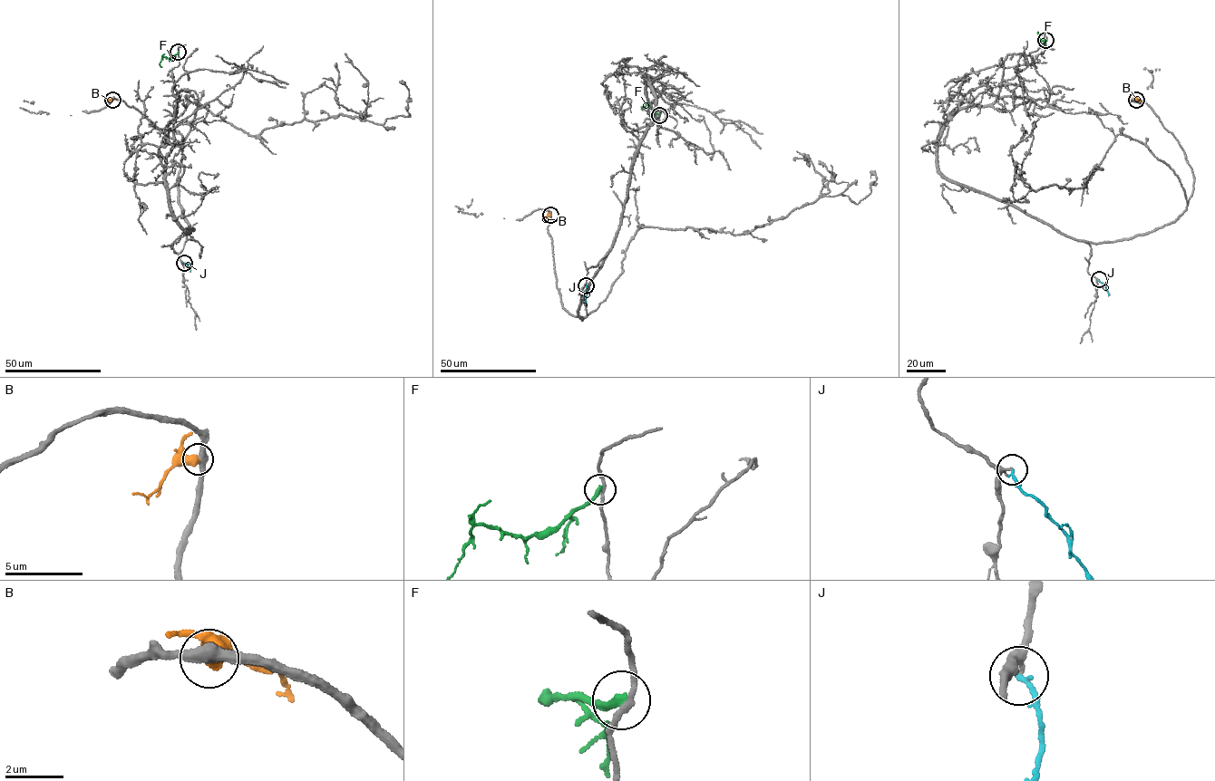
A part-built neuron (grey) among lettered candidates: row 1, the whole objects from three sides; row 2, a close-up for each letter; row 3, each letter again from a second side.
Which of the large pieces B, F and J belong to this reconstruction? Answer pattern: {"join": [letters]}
{"join": ["J"]}

